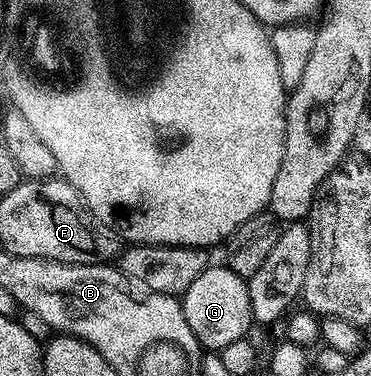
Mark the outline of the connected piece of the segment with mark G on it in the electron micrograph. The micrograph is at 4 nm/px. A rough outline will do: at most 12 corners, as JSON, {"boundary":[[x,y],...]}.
{"boundary":[[223,264],[182,294],[197,343],[219,351],[254,325],[247,280]]}

